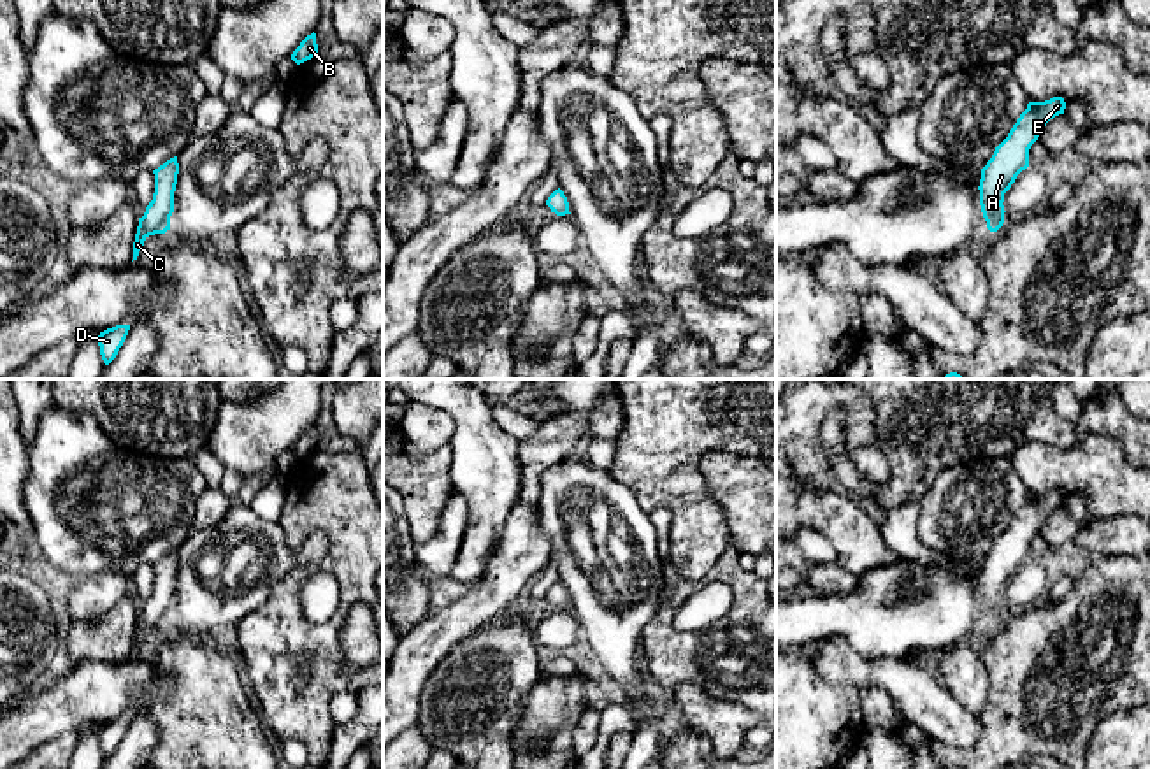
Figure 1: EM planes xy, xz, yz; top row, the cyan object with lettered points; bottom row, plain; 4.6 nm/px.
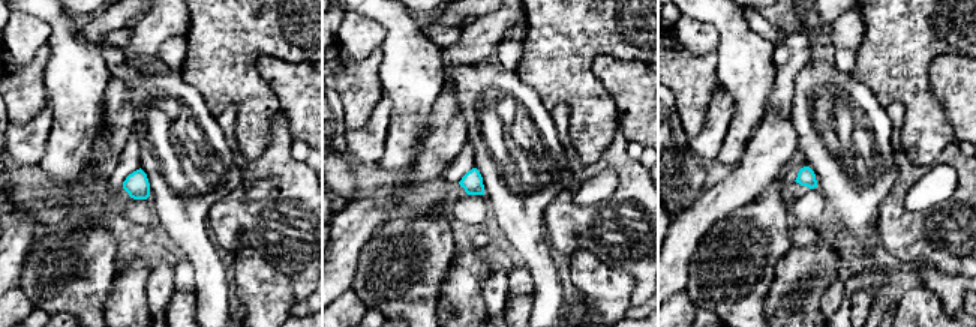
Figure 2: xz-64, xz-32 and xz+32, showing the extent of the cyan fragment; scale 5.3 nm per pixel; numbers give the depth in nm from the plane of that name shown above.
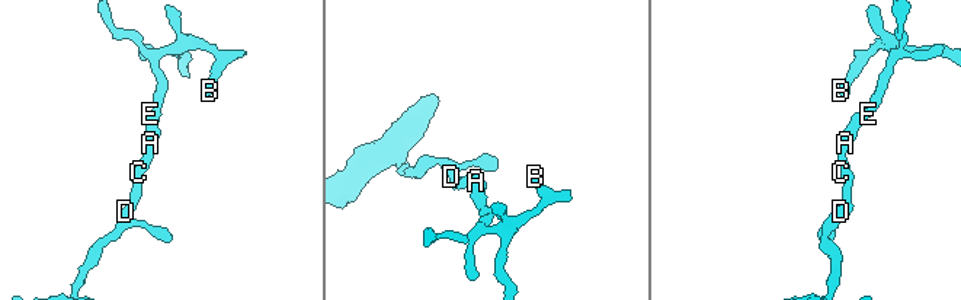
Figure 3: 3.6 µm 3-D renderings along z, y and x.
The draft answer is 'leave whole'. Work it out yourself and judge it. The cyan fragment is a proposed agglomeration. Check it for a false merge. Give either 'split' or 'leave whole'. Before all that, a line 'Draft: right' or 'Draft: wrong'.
Draft: right
leave whole

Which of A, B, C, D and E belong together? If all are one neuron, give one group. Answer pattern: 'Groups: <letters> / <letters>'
Groups: A B C D E

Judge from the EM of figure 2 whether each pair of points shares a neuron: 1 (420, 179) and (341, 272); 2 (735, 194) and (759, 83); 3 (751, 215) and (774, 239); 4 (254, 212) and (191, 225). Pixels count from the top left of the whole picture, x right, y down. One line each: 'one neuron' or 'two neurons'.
1: one neuron
2: two neurons
3: one neuron
4: two neurons

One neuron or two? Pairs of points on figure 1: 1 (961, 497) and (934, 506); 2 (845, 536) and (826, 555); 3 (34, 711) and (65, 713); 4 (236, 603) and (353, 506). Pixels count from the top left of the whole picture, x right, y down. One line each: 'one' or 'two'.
1: one
2: two
3: one
4: two

